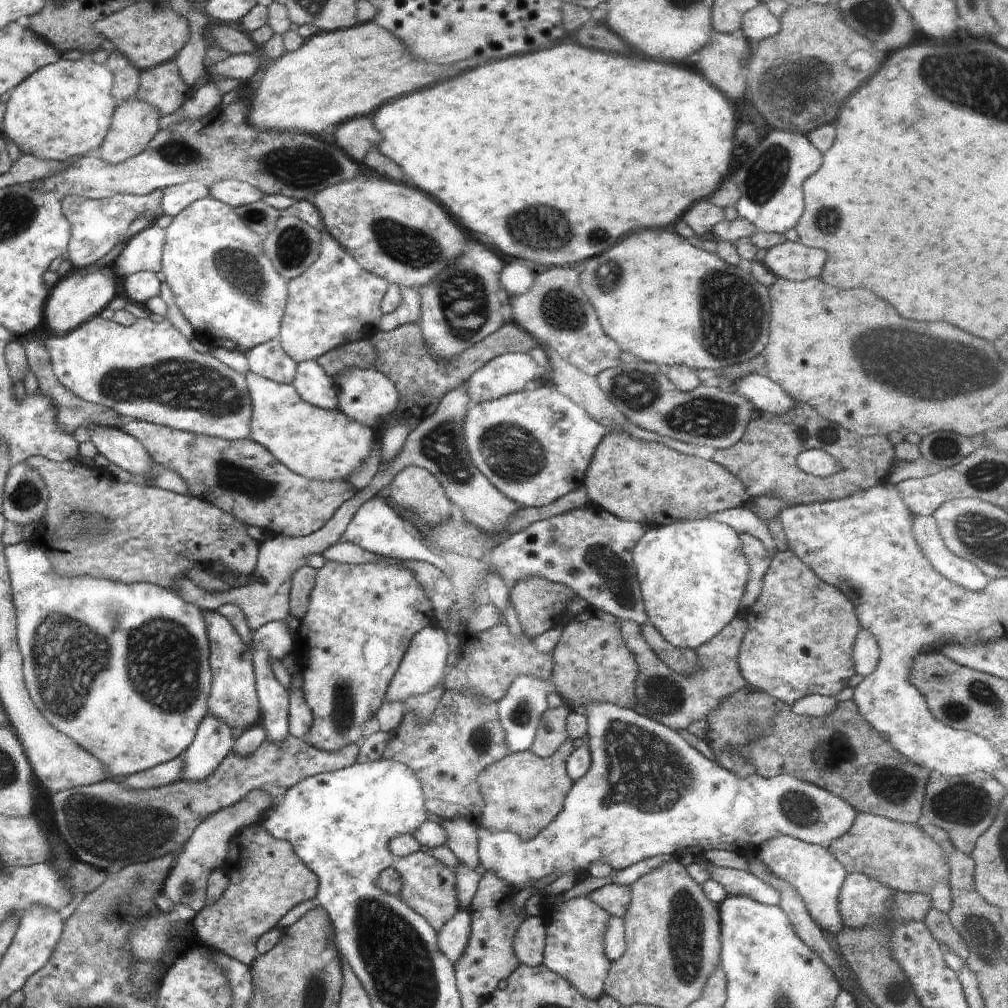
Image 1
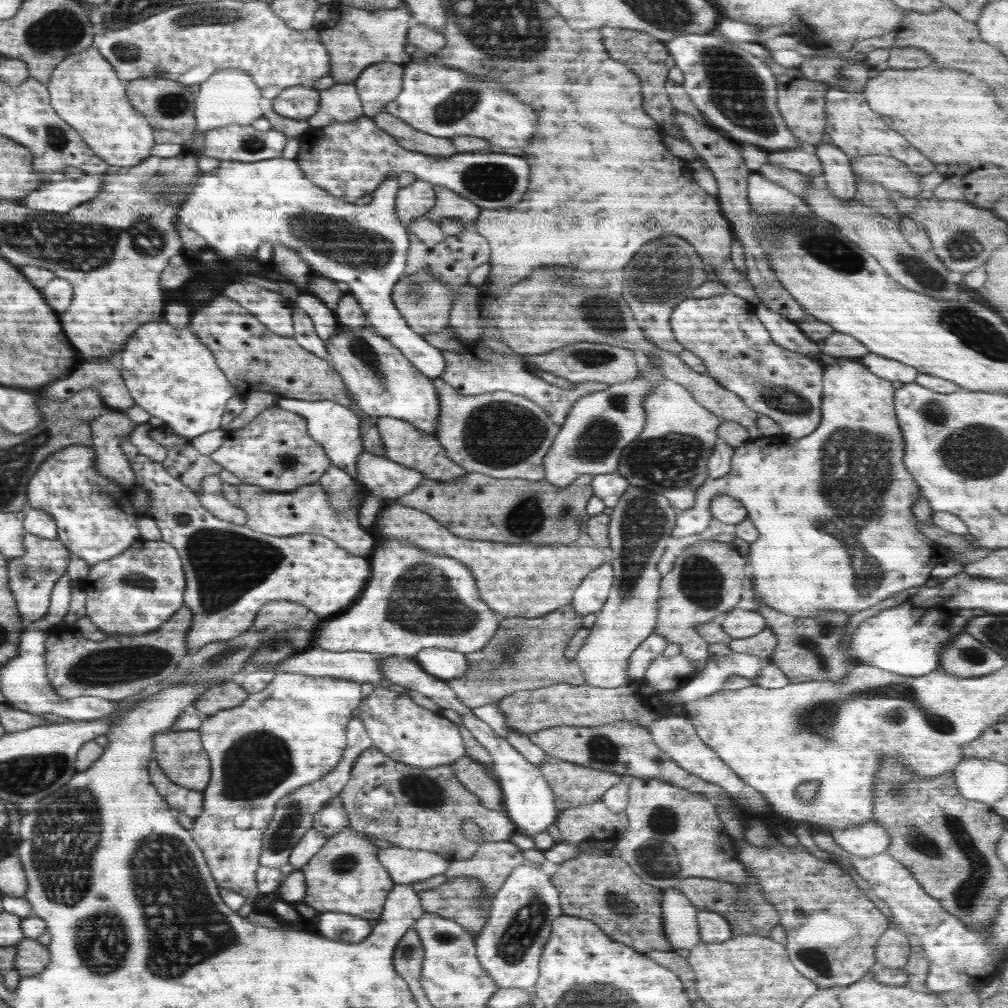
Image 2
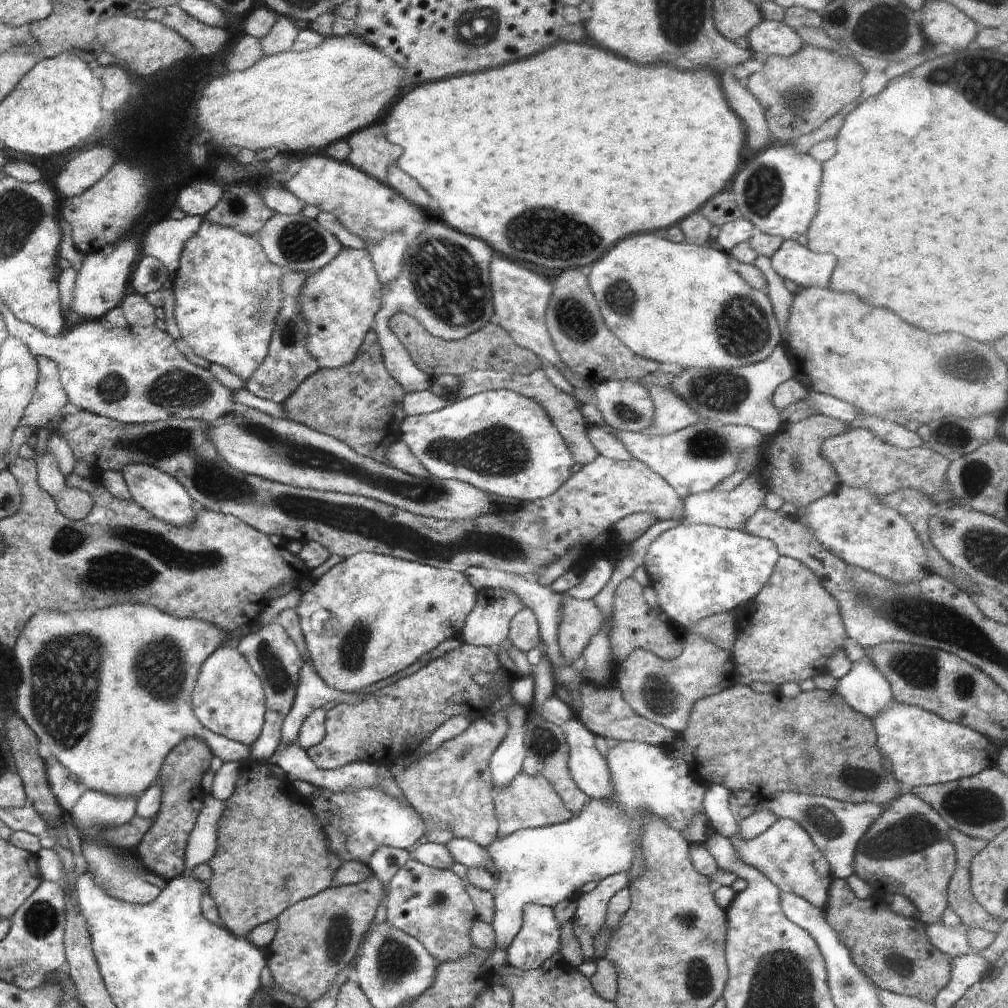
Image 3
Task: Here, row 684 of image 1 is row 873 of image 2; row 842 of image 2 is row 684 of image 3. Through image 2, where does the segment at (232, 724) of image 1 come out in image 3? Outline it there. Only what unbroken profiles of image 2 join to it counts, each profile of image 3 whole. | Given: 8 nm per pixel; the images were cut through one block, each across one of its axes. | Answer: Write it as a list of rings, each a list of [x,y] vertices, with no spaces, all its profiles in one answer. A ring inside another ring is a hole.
[[[221,646],[203,662],[192,693],[192,708],[206,728],[251,747],[262,732],[265,704],[260,679],[236,647]]]

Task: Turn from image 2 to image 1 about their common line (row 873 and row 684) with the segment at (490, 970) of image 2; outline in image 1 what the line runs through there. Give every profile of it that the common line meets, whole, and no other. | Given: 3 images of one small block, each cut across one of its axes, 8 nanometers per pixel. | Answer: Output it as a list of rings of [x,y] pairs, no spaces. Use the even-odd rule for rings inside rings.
[[[520,676],[508,688],[507,694],[498,703],[499,720],[505,733],[505,744],[510,753],[527,752],[534,743],[540,716],[547,710],[547,697],[550,694],[546,681]]]

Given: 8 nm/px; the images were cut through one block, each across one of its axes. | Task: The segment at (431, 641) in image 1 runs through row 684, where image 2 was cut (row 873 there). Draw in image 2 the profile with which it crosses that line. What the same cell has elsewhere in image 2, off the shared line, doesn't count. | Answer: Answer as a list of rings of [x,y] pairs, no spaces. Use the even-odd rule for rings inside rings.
[[[381,844],[377,860],[388,871],[395,884],[411,887],[419,881],[444,875],[450,864],[442,855],[430,851]]]

